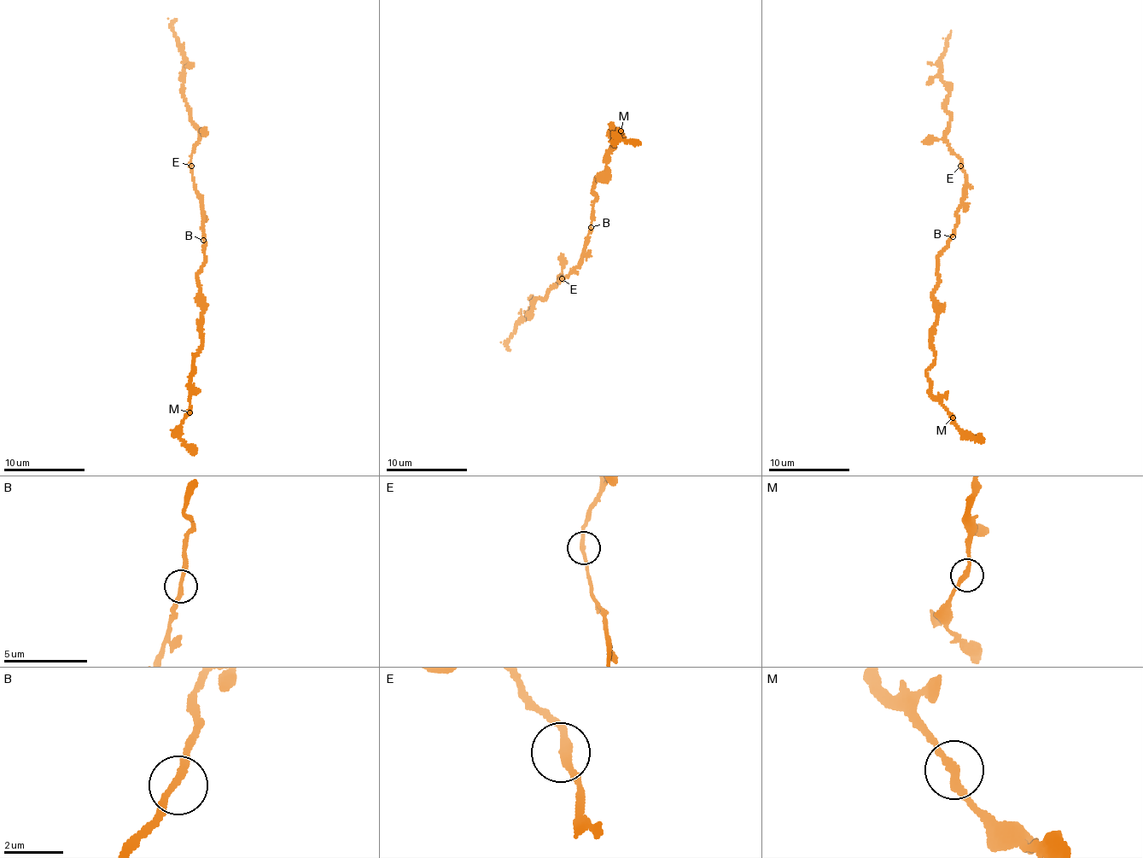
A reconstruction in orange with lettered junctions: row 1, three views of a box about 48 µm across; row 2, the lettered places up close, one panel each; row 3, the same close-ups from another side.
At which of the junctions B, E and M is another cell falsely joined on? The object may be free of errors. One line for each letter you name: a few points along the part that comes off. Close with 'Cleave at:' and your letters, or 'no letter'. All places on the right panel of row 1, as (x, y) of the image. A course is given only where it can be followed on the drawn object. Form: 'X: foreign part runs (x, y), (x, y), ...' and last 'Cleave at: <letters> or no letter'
Cleave at: no letter

